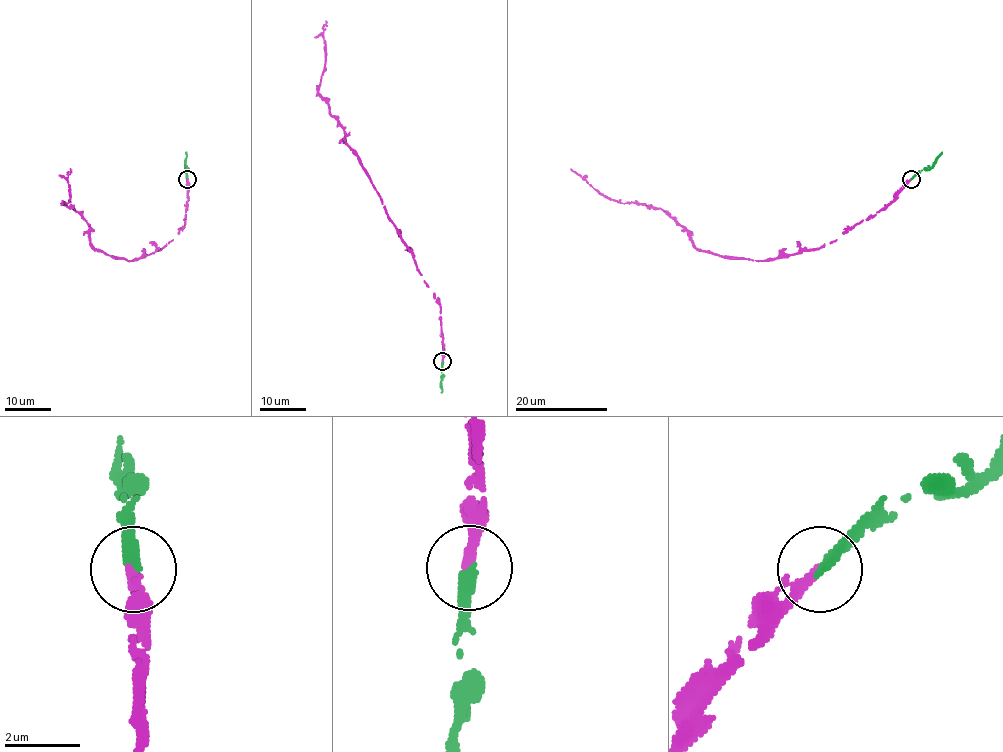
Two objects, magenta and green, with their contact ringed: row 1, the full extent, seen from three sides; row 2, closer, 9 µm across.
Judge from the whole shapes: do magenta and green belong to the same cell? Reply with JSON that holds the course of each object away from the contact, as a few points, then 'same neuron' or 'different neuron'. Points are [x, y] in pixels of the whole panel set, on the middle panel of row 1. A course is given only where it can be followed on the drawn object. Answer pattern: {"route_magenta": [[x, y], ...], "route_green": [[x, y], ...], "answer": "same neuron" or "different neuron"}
{"route_magenta": [[442, 361], [440, 302], [388, 216], [360, 158], [345, 142], [344, 128], [319, 92], [326, 60], [326, 21]], "route_green": [[442, 361], [441, 392]], "answer": "same neuron"}

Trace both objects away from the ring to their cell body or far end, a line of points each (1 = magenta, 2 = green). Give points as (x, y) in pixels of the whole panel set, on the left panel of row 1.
1: (187, 179), (184, 226), (161, 248), (127, 260), (98, 251), (89, 224), (63, 203), (70, 200), (70, 169)
2: (187, 179), (185, 151)

